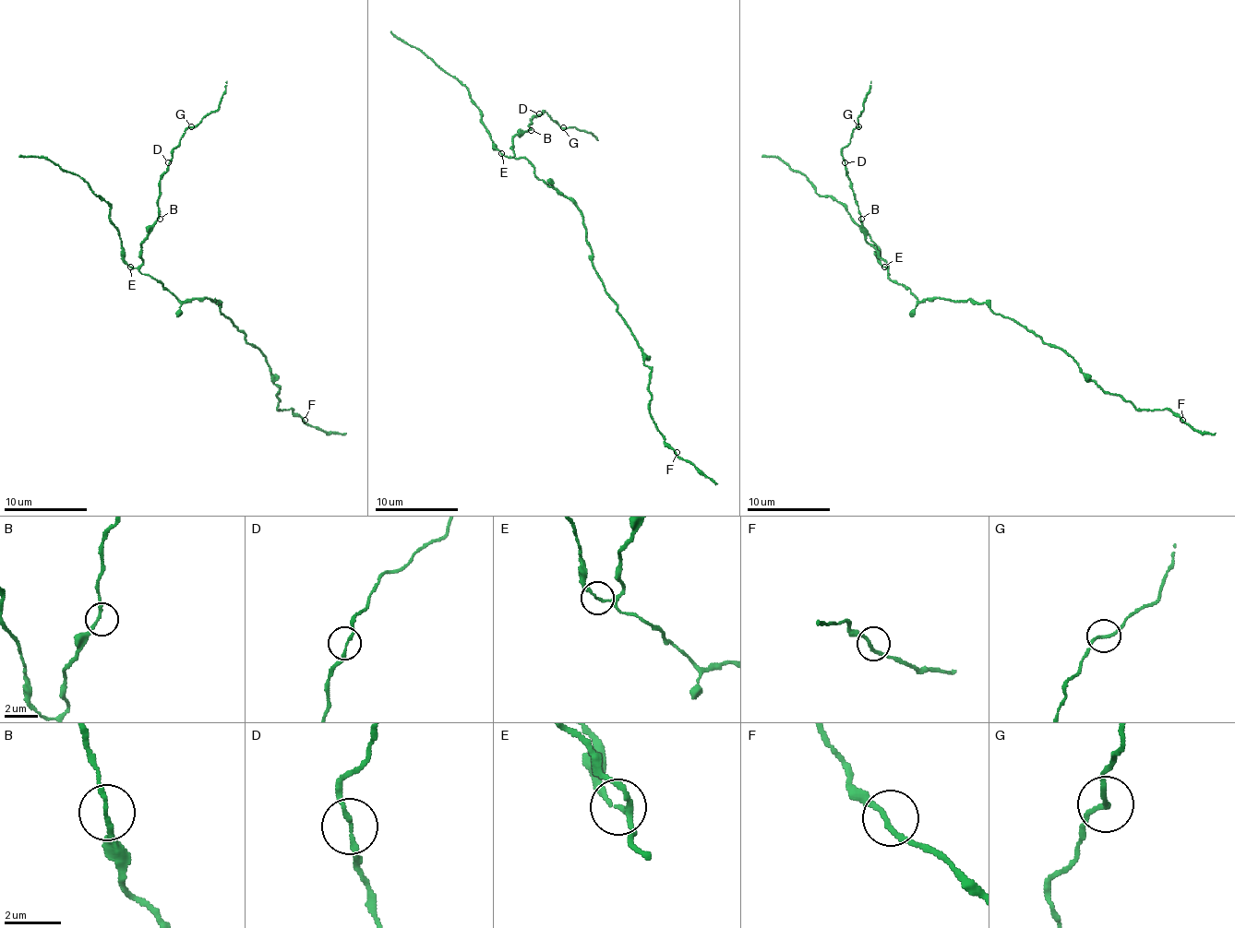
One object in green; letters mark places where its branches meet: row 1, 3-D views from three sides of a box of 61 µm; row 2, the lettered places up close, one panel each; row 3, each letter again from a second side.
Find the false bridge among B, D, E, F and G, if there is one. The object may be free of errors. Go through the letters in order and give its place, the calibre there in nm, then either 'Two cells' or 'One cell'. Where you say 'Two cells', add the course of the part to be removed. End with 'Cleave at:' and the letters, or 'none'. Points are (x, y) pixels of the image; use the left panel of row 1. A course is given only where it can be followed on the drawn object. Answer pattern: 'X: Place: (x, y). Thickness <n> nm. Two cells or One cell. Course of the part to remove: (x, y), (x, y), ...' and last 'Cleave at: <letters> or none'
B: Place: (160, 219). Thickness 160 nm. One cell
D: Place: (168, 162). Thickness 150 nm. One cell
E: Place: (130, 267). Thickness 130 nm. One cell
F: Place: (305, 420). Thickness 170 nm. One cell
G: Place: (191, 126). Thickness 160 nm. One cell
Cleave at: none

